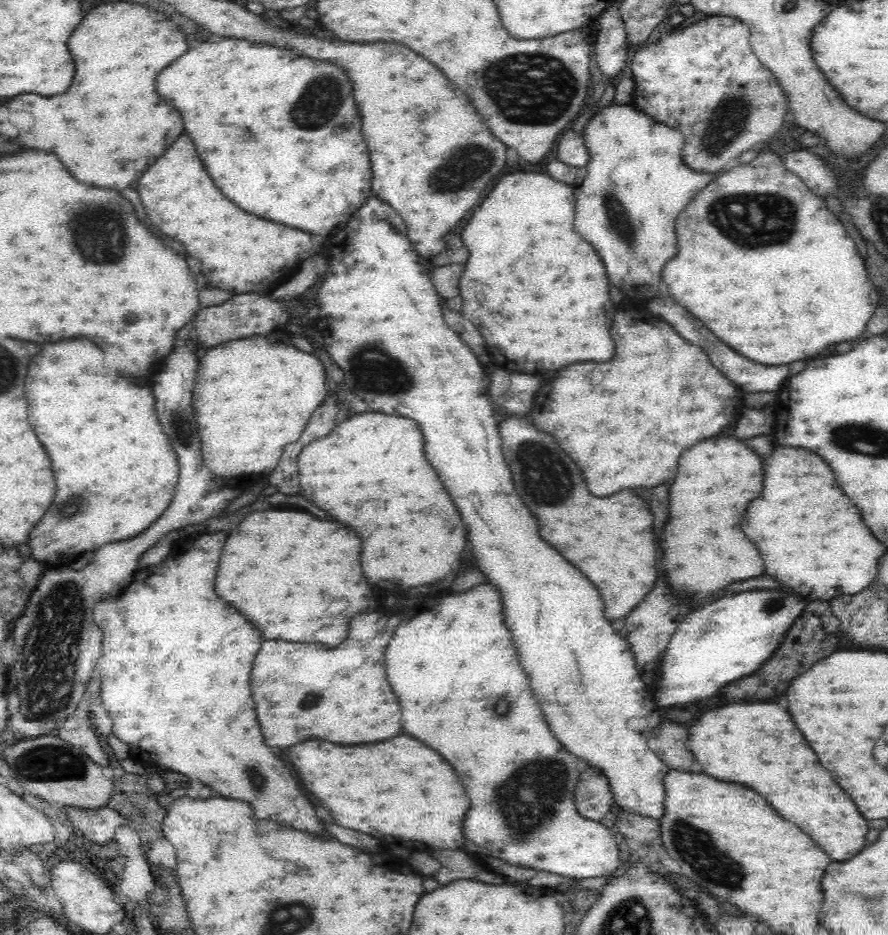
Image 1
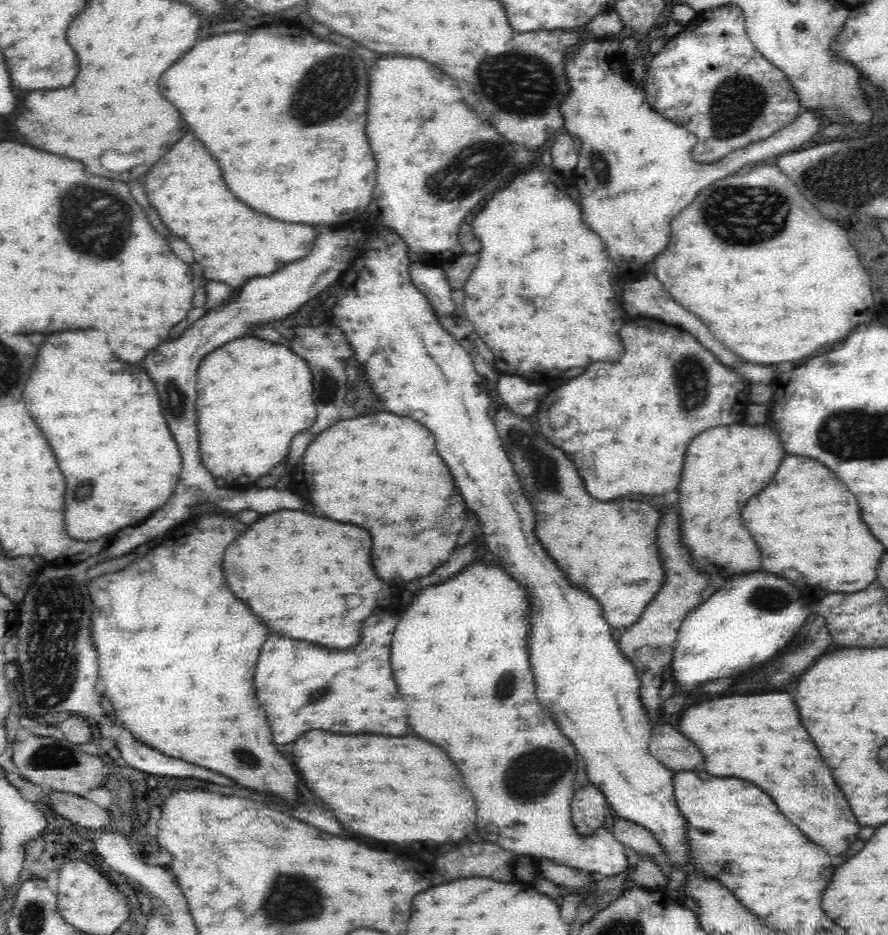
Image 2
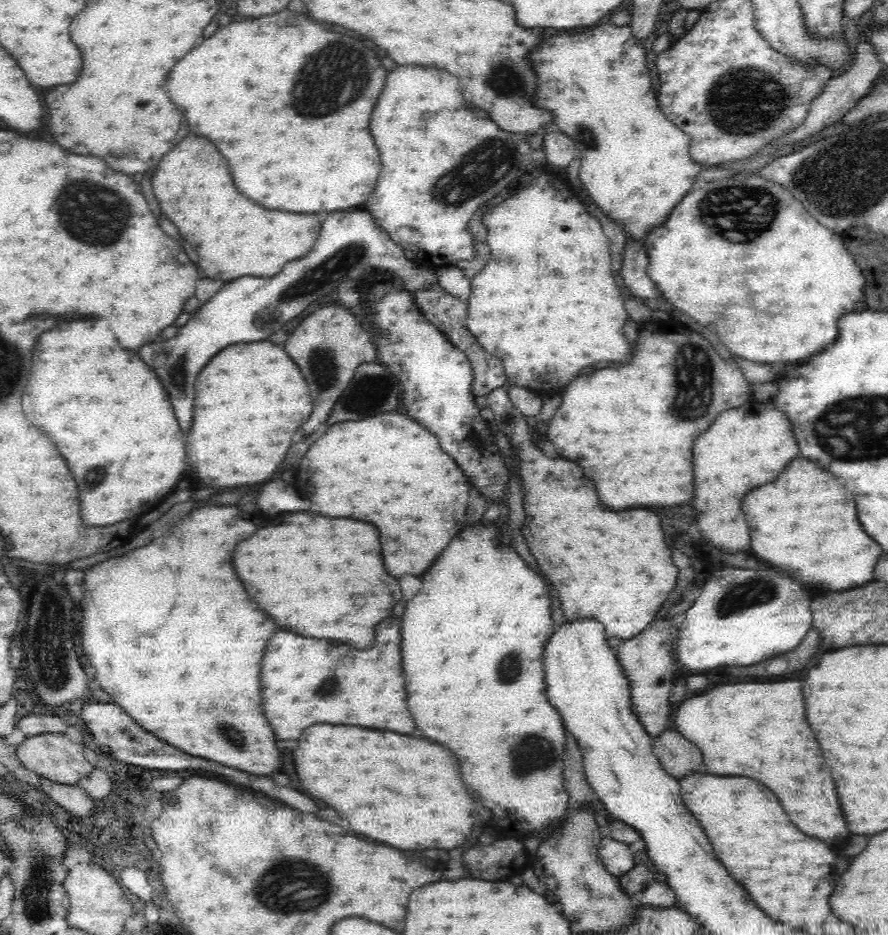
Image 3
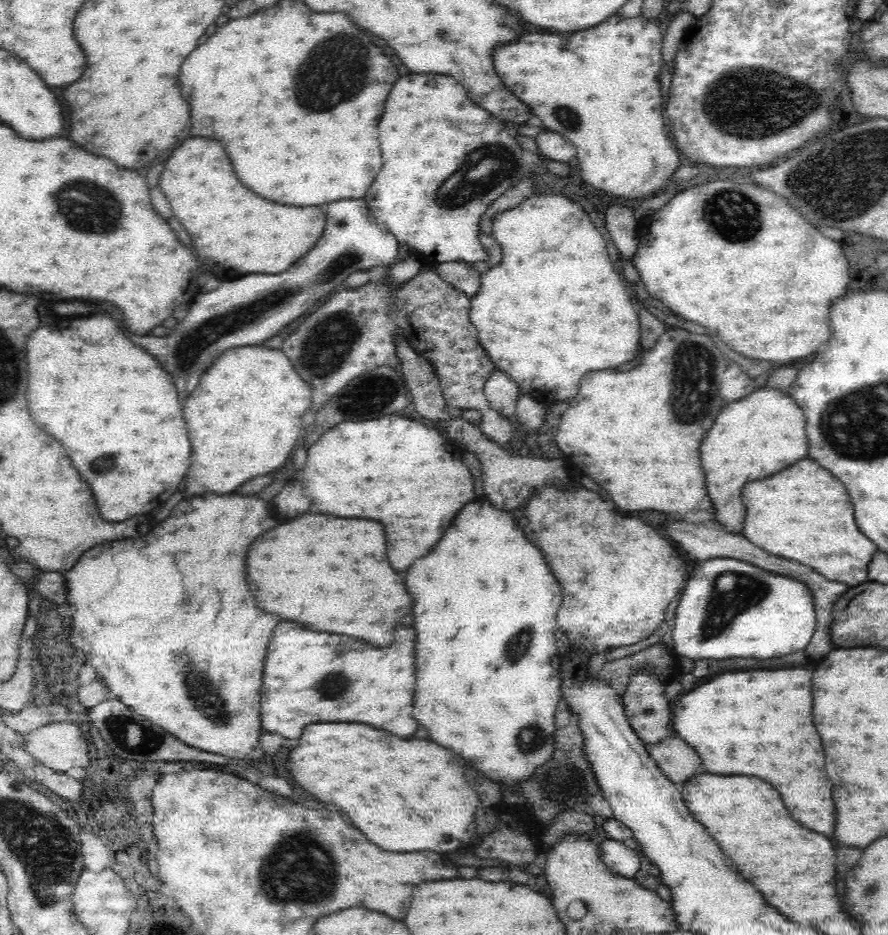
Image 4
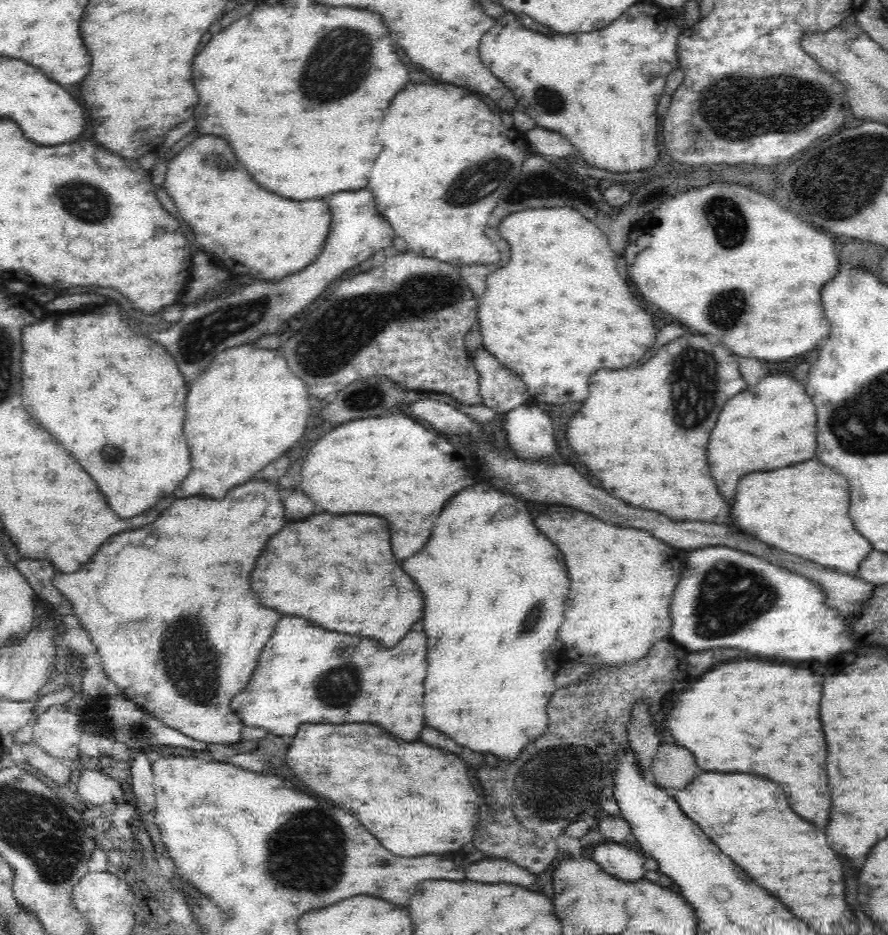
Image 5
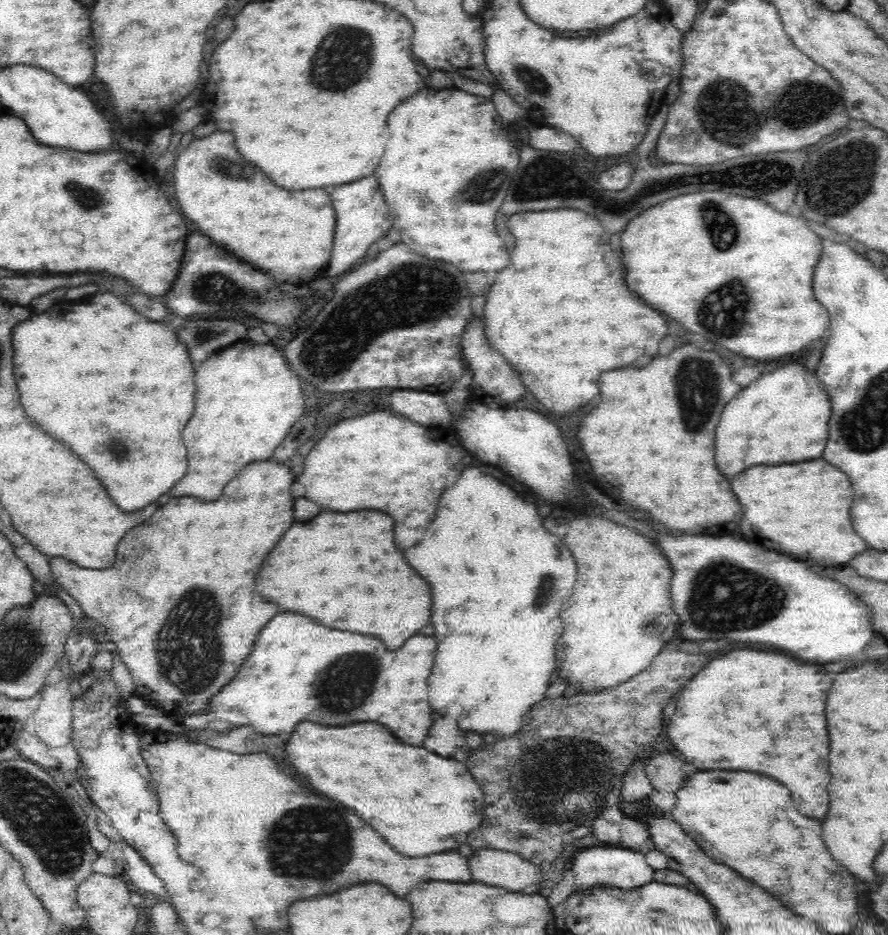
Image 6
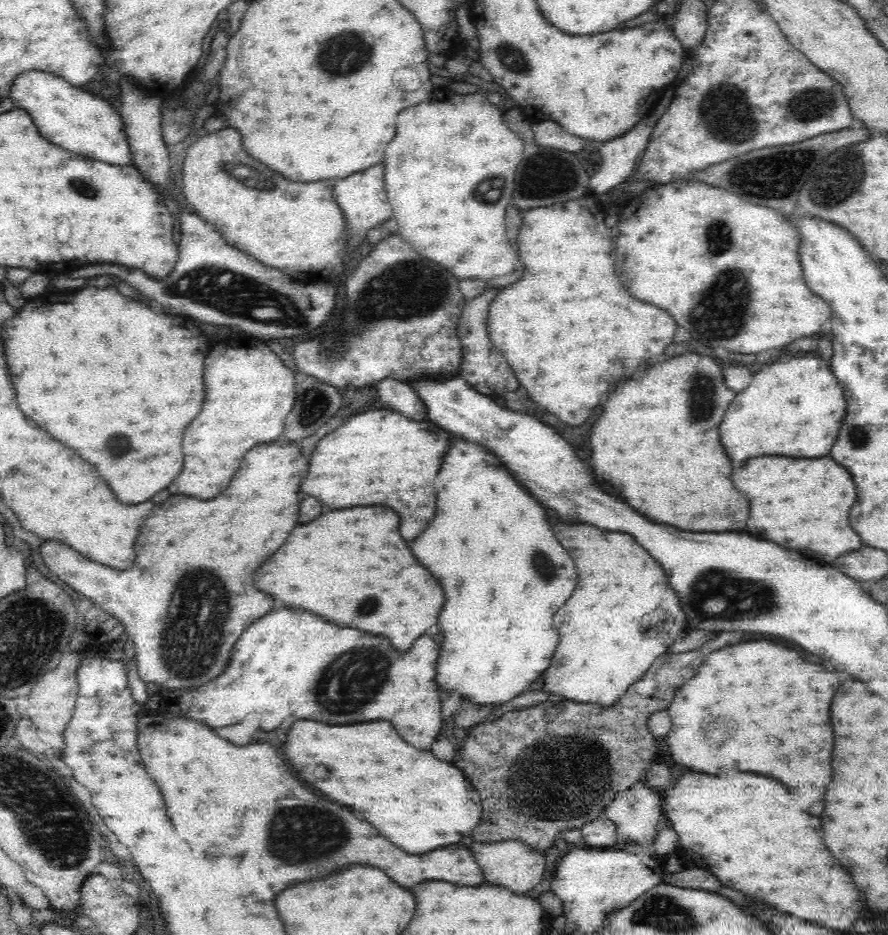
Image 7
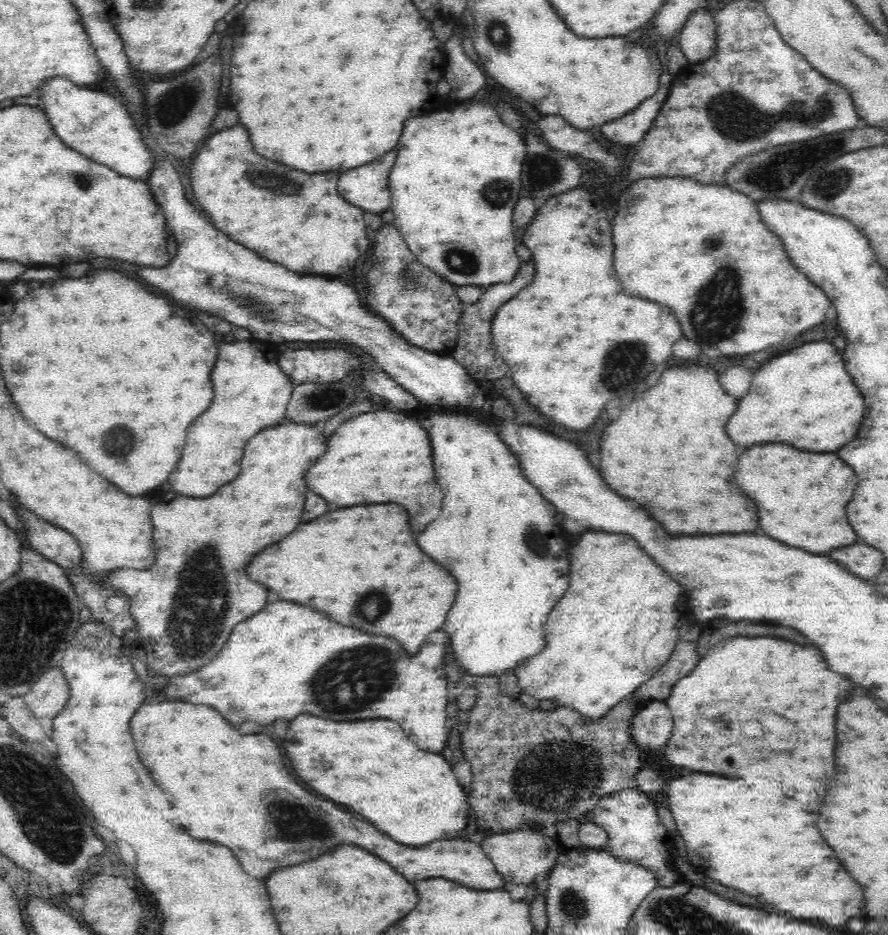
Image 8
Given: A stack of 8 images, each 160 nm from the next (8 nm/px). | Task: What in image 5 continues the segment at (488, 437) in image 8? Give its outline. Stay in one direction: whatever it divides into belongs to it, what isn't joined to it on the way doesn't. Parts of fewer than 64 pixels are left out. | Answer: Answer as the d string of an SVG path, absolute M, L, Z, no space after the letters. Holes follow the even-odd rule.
M474 486L458 492L446 508L422 552L402 562L424 596L424 630L428 636L428 676L424 682L426 724L474 752L490 752L500 760L514 760L548 724L546 707L556 692L557 634L563 623L564 600L570 590L558 548L534 528L522 500L510 498L492 486ZM458 710L470 710L470 720L454 720Z

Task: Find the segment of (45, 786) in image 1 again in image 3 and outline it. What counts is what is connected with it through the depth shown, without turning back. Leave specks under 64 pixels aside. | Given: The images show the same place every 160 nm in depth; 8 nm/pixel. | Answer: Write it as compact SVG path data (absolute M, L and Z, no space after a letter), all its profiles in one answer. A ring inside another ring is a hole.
M44 732L44 734L27 737L18 746L17 757L24 768L35 772L39 777L49 778L60 784L76 784L82 776L90 774L94 767L84 759L83 750L83 743L68 740L64 732Z

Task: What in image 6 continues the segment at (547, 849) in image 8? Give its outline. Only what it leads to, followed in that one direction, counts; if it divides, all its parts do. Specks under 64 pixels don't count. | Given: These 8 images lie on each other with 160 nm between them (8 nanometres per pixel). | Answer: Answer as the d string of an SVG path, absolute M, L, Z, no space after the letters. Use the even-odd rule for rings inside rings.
M488 848L474 850L468 864L476 882L510 888L512 892L532 889L543 879L546 870L515 852Z

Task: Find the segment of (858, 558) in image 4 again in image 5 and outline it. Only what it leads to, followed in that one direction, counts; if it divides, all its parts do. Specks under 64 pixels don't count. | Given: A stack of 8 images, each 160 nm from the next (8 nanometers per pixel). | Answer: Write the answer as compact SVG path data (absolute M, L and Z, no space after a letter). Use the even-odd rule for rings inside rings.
M812 458L802 464L774 472L754 472L738 482L738 500L734 500L732 520L736 526L788 554L830 566L844 574L856 574L858 564L872 550L848 518L848 482L844 476Z

